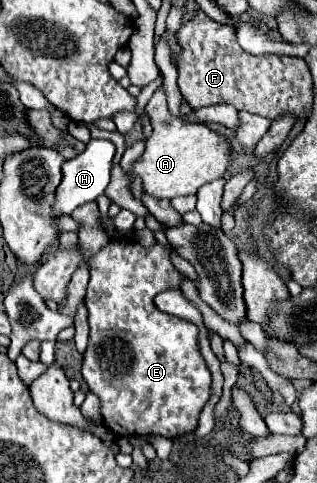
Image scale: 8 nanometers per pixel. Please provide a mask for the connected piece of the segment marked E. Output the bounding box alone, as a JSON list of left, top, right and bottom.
[82,240,212,438]

